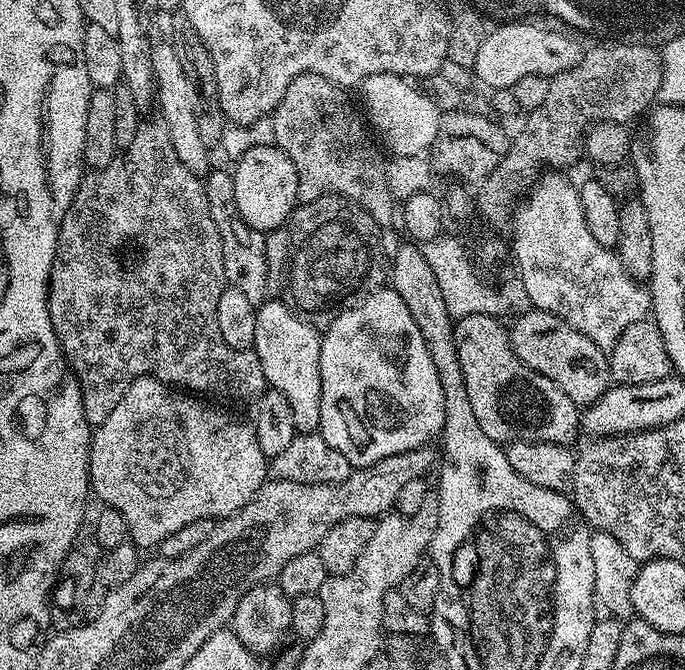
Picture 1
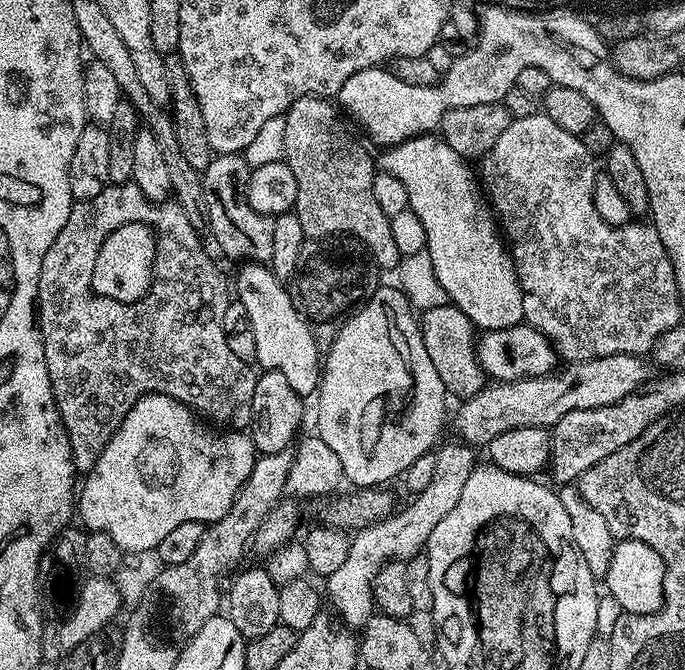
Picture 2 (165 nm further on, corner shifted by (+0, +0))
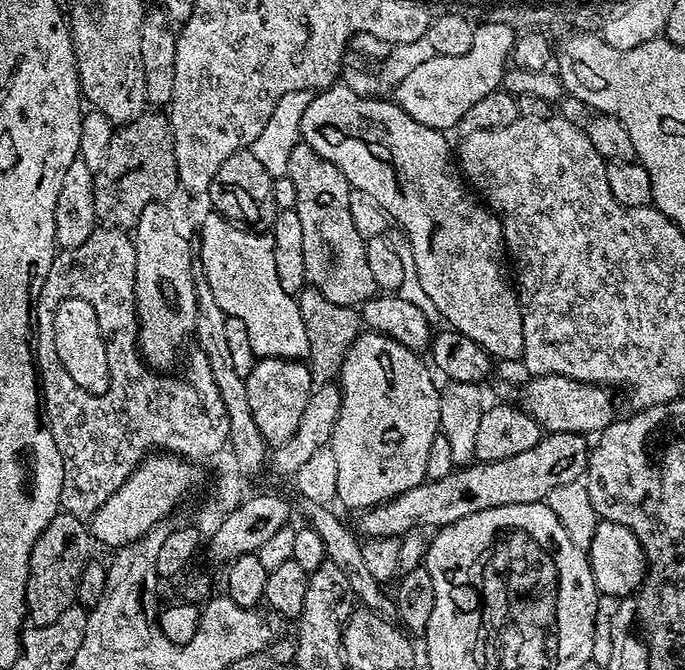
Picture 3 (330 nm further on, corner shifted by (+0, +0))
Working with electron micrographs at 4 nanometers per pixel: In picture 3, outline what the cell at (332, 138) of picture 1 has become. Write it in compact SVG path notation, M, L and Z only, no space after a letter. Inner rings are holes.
M299 142L290 151L287 176L294 182L296 191L295 210L302 221L302 259L306 262L306 278L308 284L317 288L330 302L338 302L347 308L362 306L372 296L377 295L378 289L374 282L374 274L370 274L370 262L366 262L366 241L358 234L357 227L350 219L350 194L353 187L348 183L346 174L322 158L309 144Z

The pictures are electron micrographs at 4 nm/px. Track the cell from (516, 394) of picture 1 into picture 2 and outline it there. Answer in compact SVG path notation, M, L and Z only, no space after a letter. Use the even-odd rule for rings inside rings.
M451 302L433 309L426 309L419 317L422 346L426 346L426 354L430 354L430 362L434 362L434 370L438 370L438 378L442 378L445 393L449 397L467 398L478 394L486 383L484 371L480 369L480 360L476 356L478 329L476 325L462 314Z

